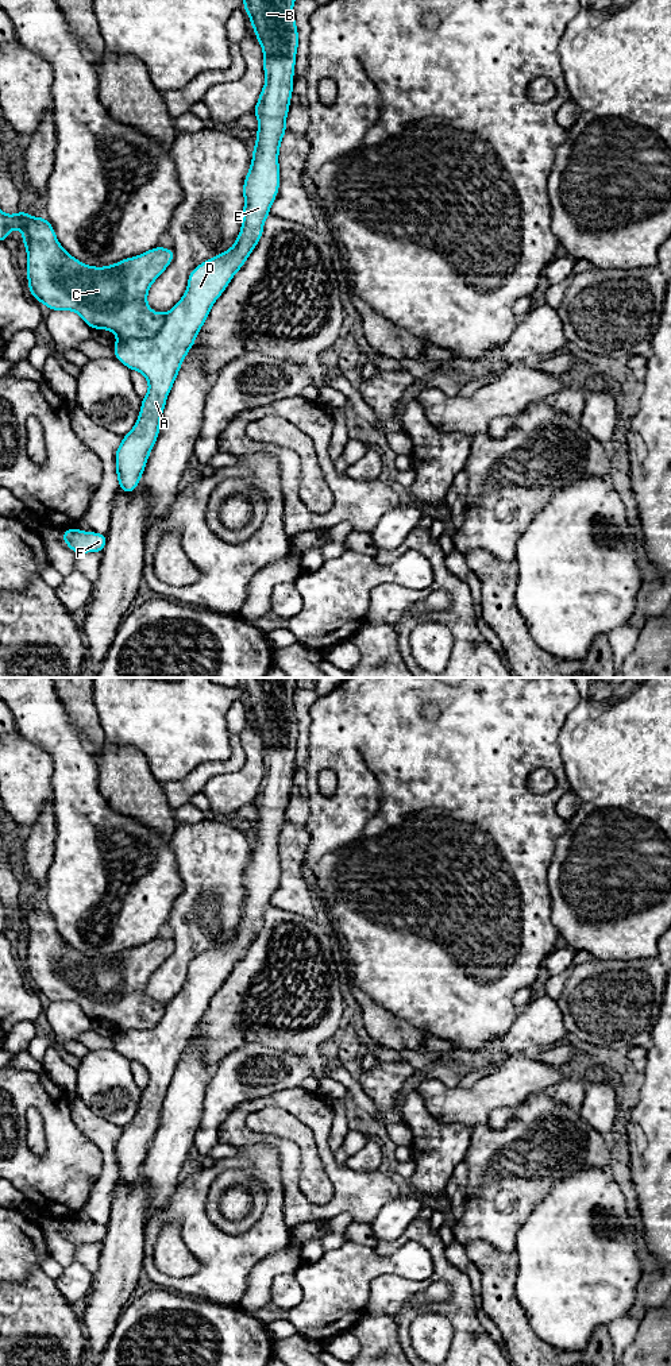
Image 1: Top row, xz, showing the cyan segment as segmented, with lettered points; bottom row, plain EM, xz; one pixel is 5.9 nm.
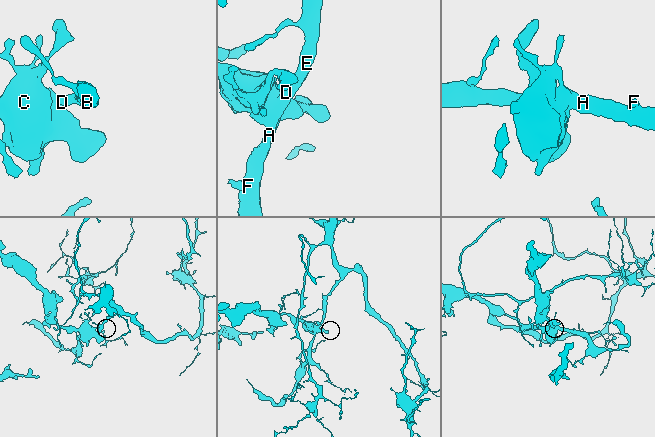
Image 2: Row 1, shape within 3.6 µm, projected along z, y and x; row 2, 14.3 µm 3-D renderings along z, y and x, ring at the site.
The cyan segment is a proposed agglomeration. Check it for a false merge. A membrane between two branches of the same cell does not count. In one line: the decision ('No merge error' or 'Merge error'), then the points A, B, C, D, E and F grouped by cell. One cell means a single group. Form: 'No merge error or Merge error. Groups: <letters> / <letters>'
Merge error. Groups: A B D E F / C

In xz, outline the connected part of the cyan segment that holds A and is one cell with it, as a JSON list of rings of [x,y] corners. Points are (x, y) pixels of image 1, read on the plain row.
[[[244,678],[243,699],[250,707],[255,728],[263,741],[263,764],[266,773],[261,782],[252,804],[259,819],[255,822],[257,833],[252,840],[252,852],[243,872],[243,911],[235,935],[205,953],[196,957],[188,966],[188,979],[182,989],[166,1004],[159,1023],[151,1030],[123,1030],[113,1035],[115,1049],[131,1062],[142,1064],[149,1073],[149,1083],[142,1089],[138,1111],[132,1120],[122,1128],[122,1135],[115,1143],[119,1181],[127,1185],[135,1182],[146,1159],[150,1143],[158,1130],[161,1108],[166,1089],[180,1064],[181,1056],[203,1019],[216,991],[223,985],[248,946],[255,941],[263,926],[263,917],[274,894],[279,875],[279,838],[286,823],[286,809],[290,798],[298,741],[298,721],[294,711],[293,695],[300,678]]]

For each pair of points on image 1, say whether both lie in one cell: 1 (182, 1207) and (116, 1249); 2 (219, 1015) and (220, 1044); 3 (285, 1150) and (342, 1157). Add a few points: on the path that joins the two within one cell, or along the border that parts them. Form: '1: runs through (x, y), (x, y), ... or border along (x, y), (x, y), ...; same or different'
1: border along (147, 1223), (143, 1264); different
2: runs through (220, 1022), (220, 1037); same
3: border along (332, 1153), (346, 1166); different

